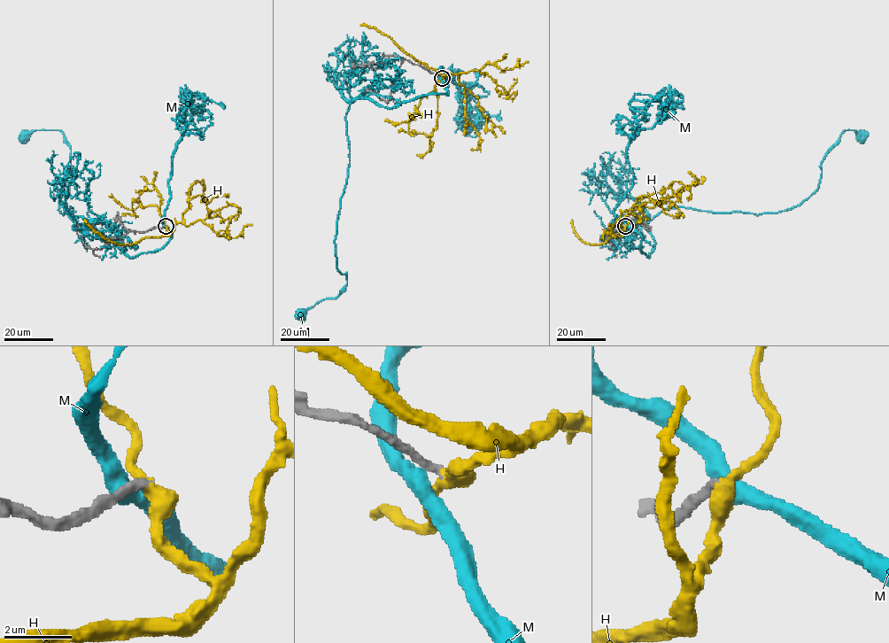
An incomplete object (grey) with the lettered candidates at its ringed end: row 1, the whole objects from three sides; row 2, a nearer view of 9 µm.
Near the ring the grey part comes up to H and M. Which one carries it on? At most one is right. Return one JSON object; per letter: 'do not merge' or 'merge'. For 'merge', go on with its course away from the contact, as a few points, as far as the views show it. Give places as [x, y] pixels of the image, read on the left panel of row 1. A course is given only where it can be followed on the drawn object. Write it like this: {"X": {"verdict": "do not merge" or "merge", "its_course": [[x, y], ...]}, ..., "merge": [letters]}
{"H": {"verdict": "merge", "its_course": [[166, 226], [171, 232], [175, 224], [183, 222], [189, 189], [197, 182], [204, 188], [200, 182], [194, 182]]}, "M": {"verdict": "do not merge"}, "merge": ["H"]}

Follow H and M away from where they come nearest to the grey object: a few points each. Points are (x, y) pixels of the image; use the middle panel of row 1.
H: (442, 77), (459, 73), (459, 82), (464, 85), (465, 120), (481, 140), (476, 150), (470, 149)
M: (440, 77), (447, 94), (391, 107), (361, 98), (350, 104), (335, 240), (346, 285), (300, 314)

